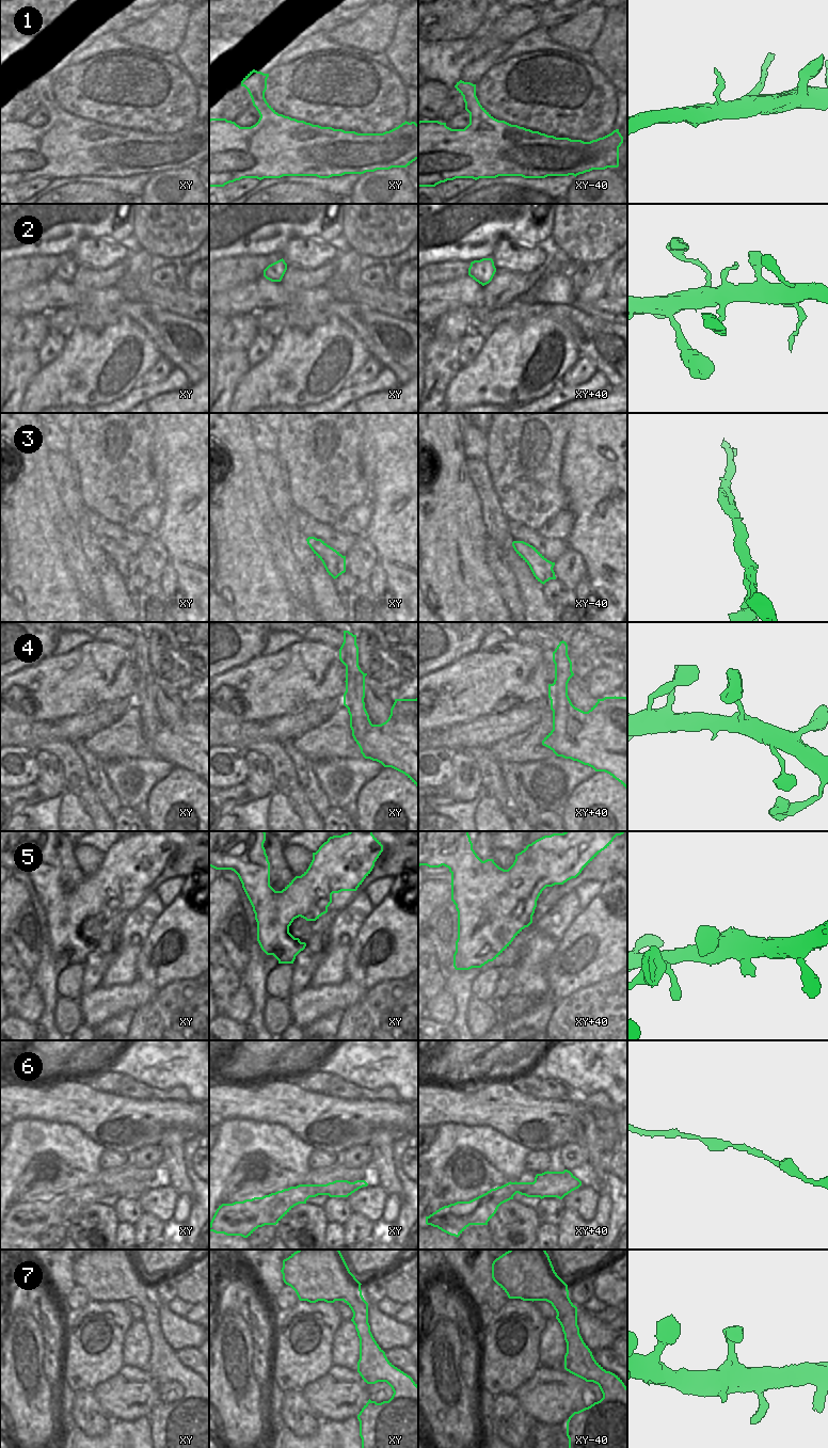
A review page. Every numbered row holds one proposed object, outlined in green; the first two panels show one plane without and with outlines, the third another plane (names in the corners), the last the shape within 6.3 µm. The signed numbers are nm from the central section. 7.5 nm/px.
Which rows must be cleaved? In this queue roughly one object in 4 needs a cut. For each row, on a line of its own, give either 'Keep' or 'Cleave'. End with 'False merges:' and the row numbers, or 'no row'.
1: Keep
2: Keep
3: Keep
4: Keep
5: Keep
6: Keep
7: Keep
False merges: no row.

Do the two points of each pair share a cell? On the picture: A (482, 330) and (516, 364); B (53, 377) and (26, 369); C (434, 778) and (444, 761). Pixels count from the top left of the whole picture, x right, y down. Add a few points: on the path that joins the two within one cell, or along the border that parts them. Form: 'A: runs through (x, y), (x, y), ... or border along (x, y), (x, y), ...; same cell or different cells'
A: border along (494, 329), (486, 339); different cells
B: border along (42, 367), (29, 383), (25, 395); different cells
C: runs through (435, 774), (440, 765); same cell

